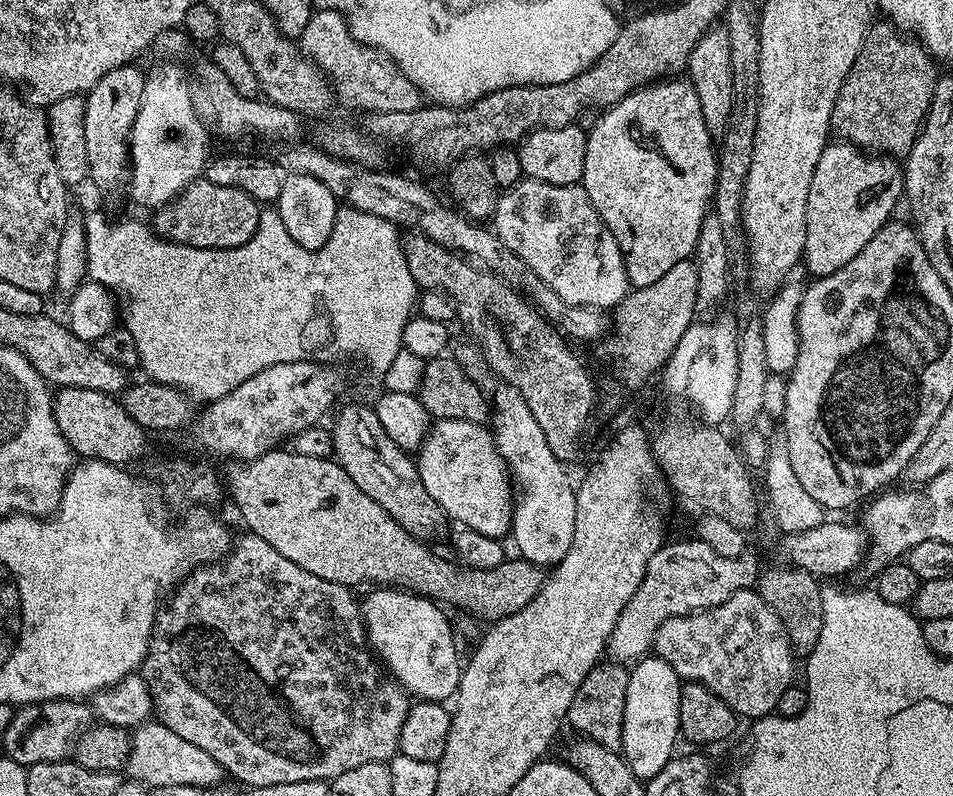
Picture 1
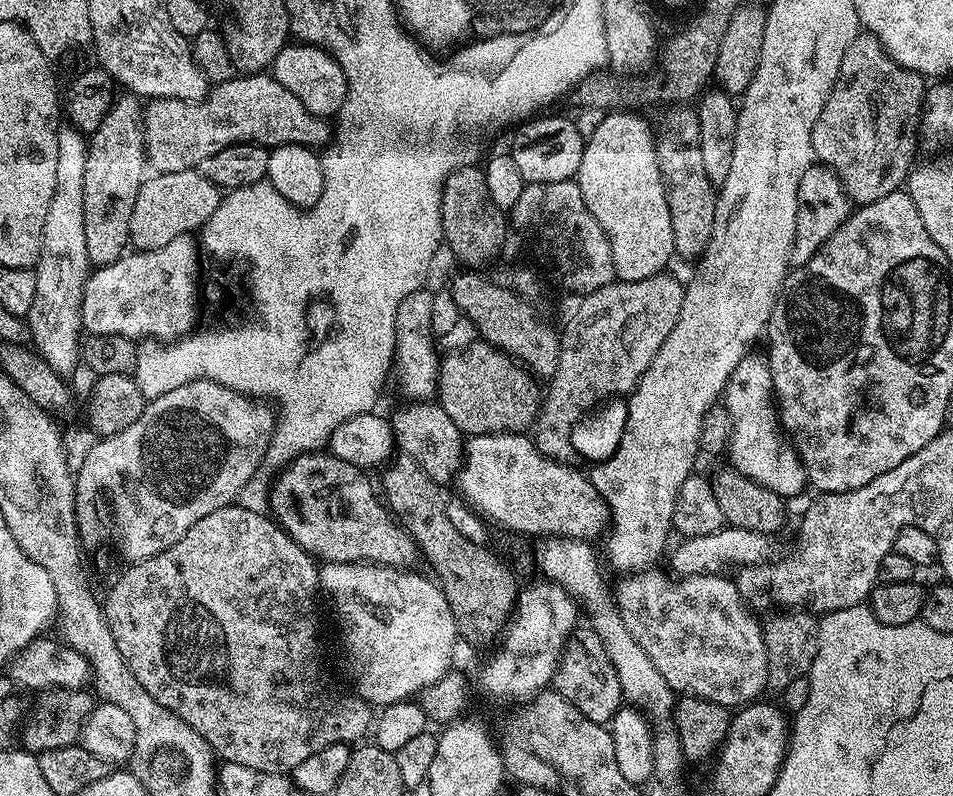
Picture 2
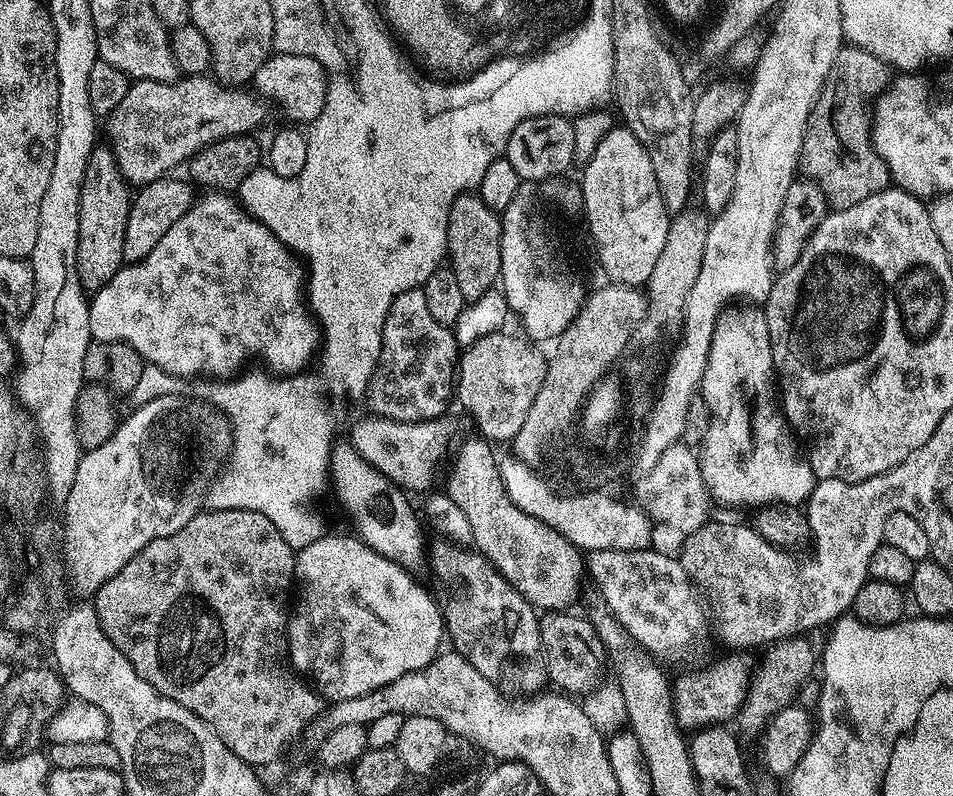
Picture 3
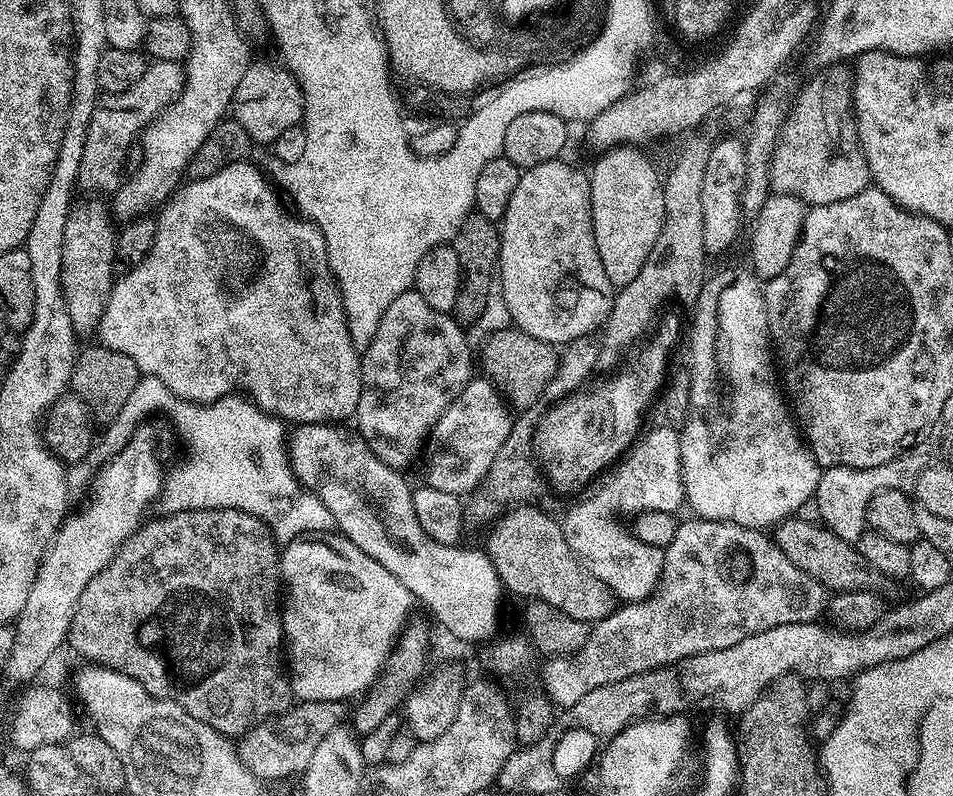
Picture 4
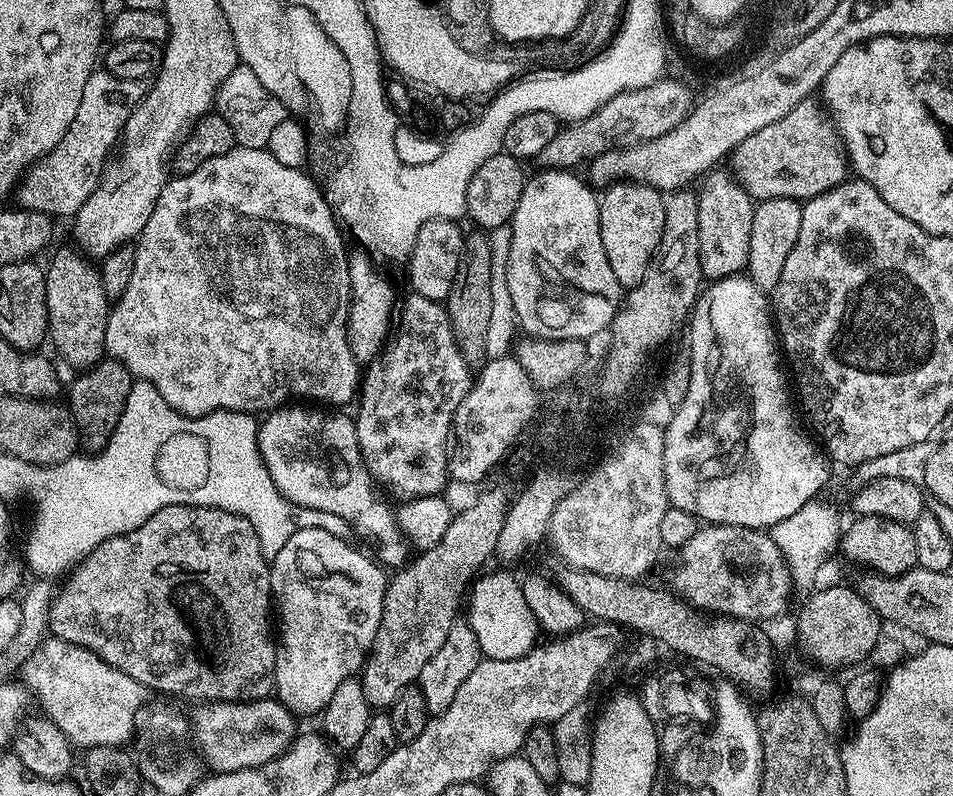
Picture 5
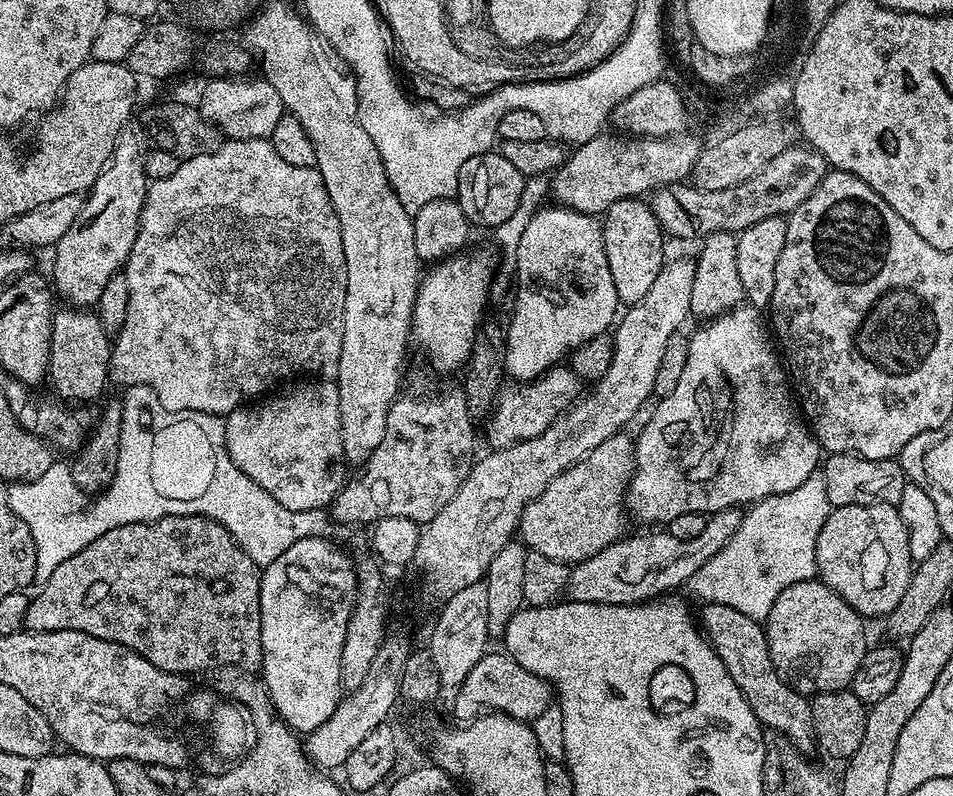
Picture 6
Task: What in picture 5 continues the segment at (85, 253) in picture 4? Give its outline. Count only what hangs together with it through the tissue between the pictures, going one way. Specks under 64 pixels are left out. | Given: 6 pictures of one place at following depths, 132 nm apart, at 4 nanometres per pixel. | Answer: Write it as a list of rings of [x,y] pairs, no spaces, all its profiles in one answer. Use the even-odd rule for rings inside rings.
[[[69,248],[54,253],[52,261],[44,268],[48,307],[47,339],[50,344],[52,340],[57,354],[70,367],[87,370],[105,359],[104,343],[110,302],[102,290],[99,271],[79,251]]]

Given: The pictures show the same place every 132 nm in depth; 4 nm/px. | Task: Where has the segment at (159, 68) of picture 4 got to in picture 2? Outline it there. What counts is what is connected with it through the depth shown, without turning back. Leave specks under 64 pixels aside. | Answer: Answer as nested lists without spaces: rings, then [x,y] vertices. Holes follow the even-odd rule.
[[[270,74],[237,75],[231,80],[215,85],[204,99],[195,102],[190,100],[175,100],[174,98],[148,100],[142,108],[142,127],[144,129],[144,151],[146,153],[146,160],[151,167],[153,164],[153,169],[155,169],[156,172],[177,172],[178,170],[186,170],[187,168],[199,169],[201,162],[206,158],[210,158],[210,154],[218,154],[218,150],[226,150],[226,146],[230,146],[231,144],[253,143],[259,144],[269,150],[278,147],[280,144],[304,144],[305,147],[316,150],[321,146],[327,145],[330,140],[329,121],[319,116],[312,116],[310,110],[306,110],[306,106],[302,106],[302,102],[298,102],[298,98],[294,98],[294,94],[290,94],[290,90],[286,90],[286,86],[282,86]]]

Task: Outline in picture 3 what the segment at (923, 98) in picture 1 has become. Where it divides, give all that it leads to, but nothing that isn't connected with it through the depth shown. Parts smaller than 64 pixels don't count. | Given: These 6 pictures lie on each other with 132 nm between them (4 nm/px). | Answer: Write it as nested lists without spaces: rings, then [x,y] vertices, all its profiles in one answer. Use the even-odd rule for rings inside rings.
[[[851,46],[841,47],[840,53],[836,55],[826,74],[824,84],[812,107],[812,114],[808,118],[808,129],[804,131],[804,148],[798,157],[798,168],[807,179],[814,181],[822,190],[829,209],[855,206],[857,202],[862,202],[862,198],[870,198],[870,194],[878,194],[883,188],[889,187],[888,167],[884,159],[877,154],[870,135],[870,105],[884,90],[889,78],[889,65],[874,58],[874,54]]]

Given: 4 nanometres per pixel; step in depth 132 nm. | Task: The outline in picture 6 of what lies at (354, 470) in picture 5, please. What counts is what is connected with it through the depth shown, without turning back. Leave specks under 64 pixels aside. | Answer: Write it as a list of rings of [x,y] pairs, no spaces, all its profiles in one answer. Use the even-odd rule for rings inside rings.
[[[304,378],[292,386],[289,392],[284,392],[281,396],[269,395],[259,402],[249,403],[227,413],[224,420],[224,445],[234,466],[238,466],[238,470],[242,470],[246,478],[258,482],[258,486],[262,486],[266,494],[282,502],[282,506],[305,512],[311,508],[328,506],[341,491],[340,472],[332,468],[336,464],[336,456],[338,460],[341,446],[338,390],[328,378]]]

